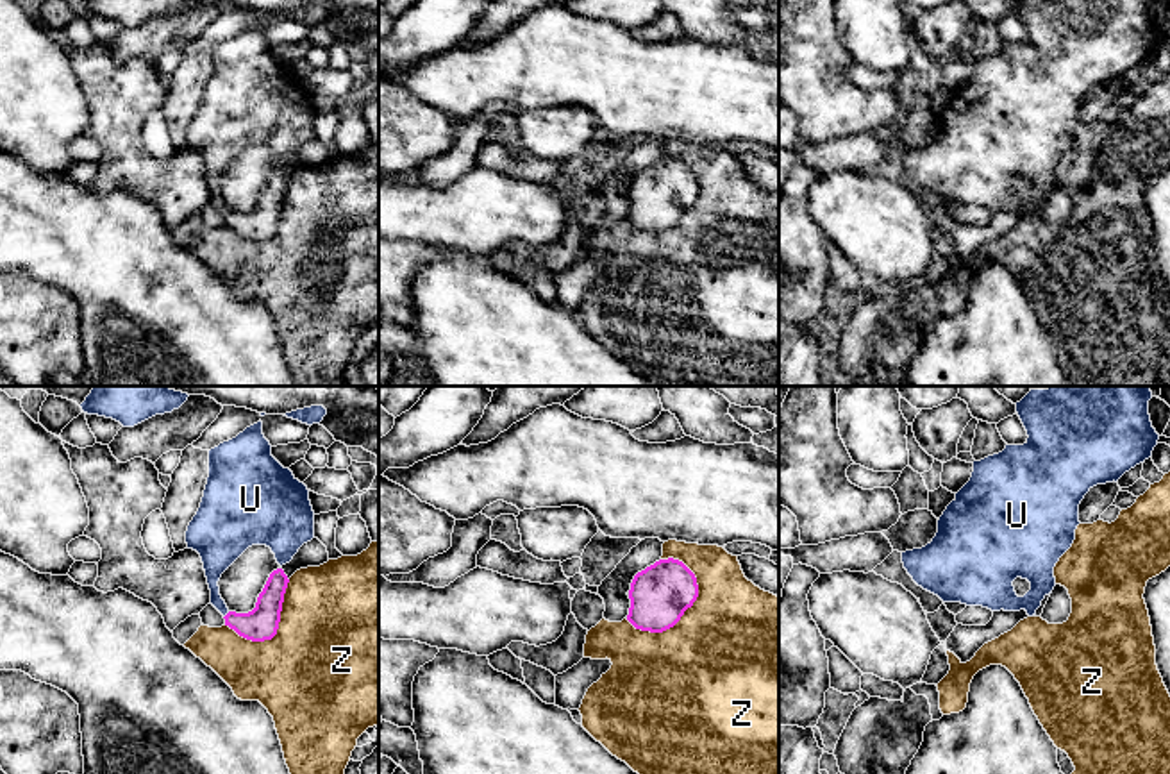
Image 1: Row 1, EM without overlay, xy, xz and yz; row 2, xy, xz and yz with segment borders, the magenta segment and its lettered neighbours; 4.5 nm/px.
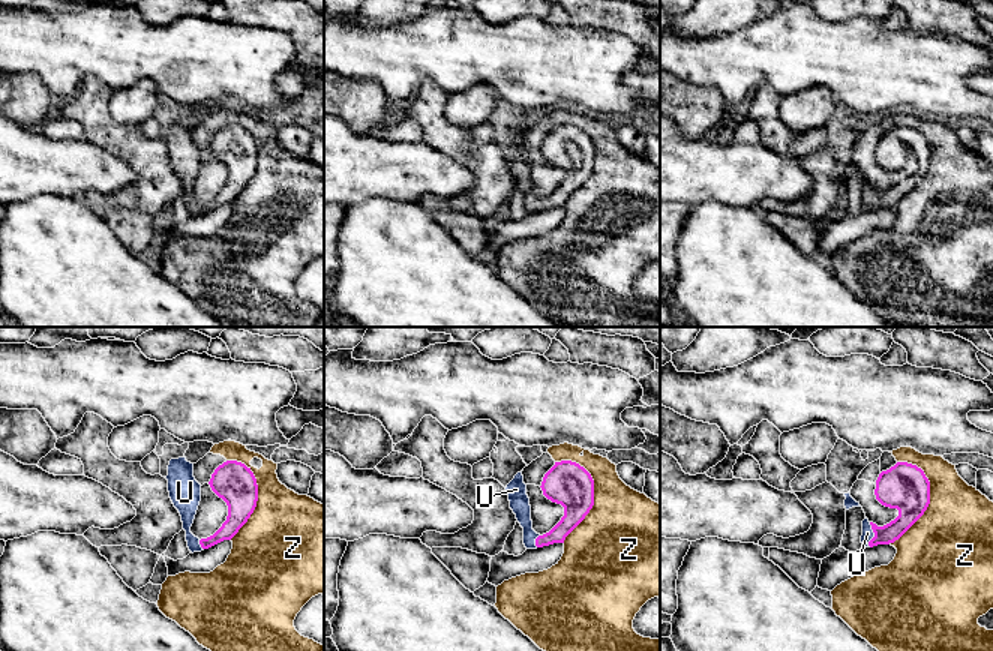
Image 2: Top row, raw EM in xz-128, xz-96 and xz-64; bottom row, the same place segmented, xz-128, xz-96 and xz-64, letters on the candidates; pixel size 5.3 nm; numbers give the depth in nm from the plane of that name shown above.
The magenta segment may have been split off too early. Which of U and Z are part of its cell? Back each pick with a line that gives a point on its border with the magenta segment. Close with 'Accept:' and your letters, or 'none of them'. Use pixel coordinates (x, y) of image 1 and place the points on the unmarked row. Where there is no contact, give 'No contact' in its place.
U: Touches magenta at xy (225, 215)
Accept: U

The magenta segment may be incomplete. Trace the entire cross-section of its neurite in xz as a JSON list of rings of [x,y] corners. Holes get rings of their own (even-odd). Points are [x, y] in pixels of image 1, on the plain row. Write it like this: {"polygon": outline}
{"polygon": [[[659,159],[634,175],[627,220],[636,229],[663,232],[681,220],[697,197],[695,173],[679,159]]]}

